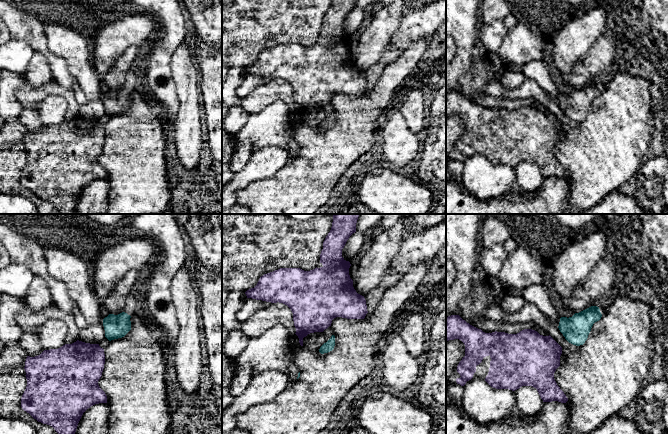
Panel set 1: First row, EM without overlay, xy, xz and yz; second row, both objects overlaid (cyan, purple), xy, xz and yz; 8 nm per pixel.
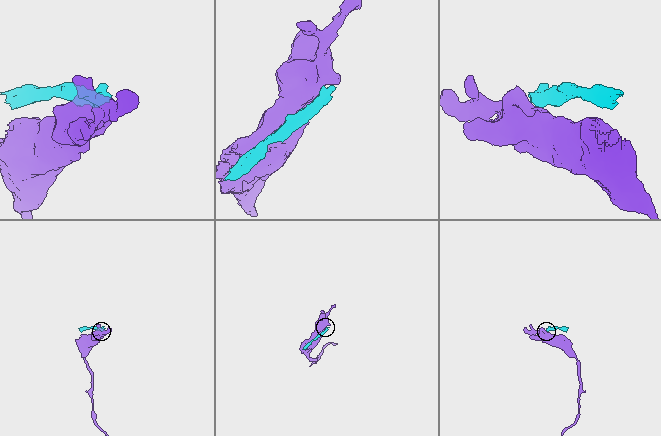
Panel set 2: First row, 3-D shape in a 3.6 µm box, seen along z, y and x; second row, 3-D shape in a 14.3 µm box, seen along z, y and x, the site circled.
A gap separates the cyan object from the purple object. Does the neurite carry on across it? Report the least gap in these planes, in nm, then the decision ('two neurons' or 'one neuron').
70 nm | two neurons

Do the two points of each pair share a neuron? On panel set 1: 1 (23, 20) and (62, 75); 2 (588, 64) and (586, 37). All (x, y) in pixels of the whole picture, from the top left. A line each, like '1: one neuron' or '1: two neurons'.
1: one neuron
2: two neurons

